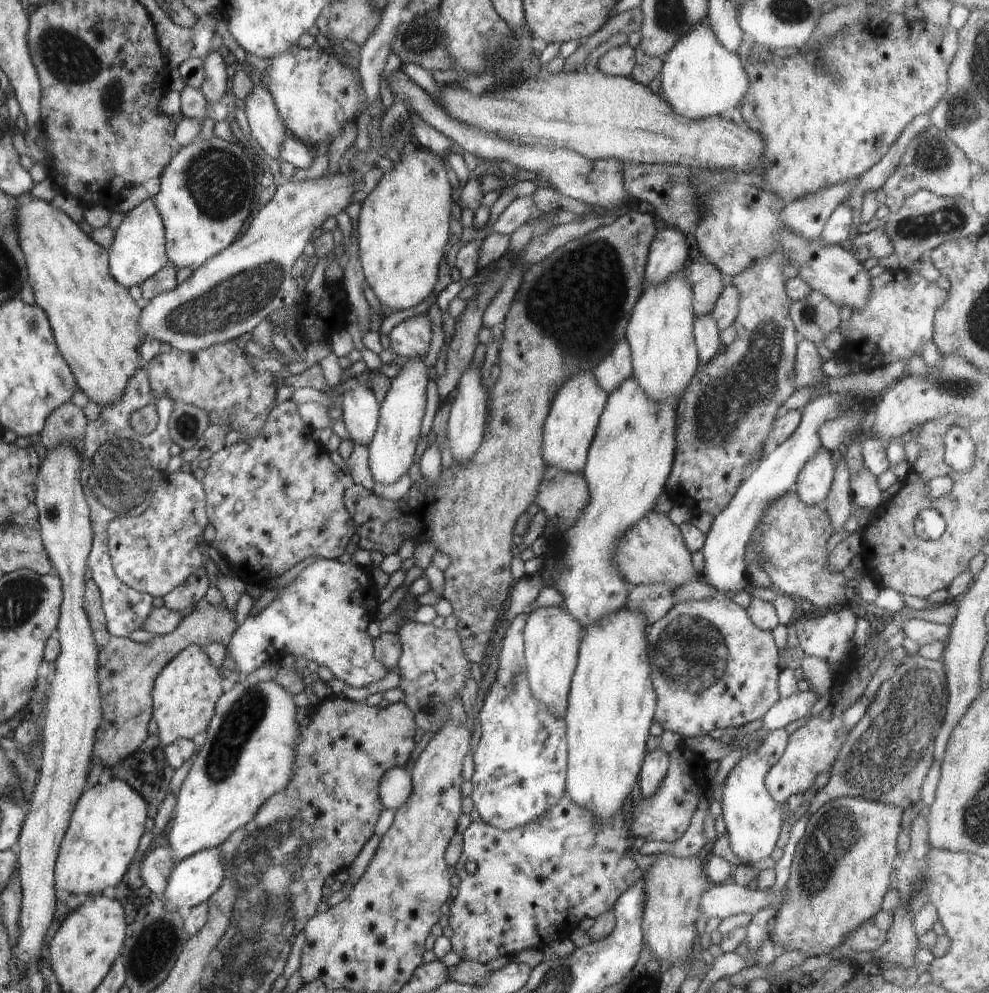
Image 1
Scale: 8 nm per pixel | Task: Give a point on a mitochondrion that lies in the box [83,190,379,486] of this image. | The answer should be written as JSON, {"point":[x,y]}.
{"point":[232,301]}

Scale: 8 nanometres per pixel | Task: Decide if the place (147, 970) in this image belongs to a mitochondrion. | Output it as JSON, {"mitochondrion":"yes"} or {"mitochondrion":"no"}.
{"mitochondrion":"yes"}

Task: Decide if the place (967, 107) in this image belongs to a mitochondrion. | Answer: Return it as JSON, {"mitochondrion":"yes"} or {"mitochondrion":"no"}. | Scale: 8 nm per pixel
{"mitochondrion":"yes"}

